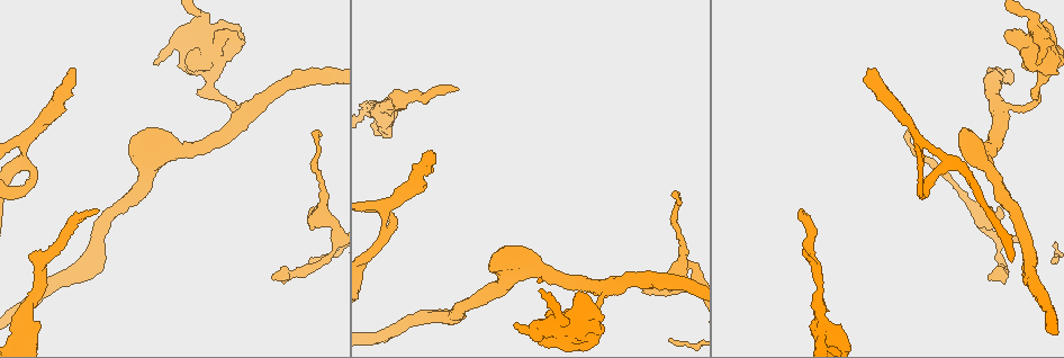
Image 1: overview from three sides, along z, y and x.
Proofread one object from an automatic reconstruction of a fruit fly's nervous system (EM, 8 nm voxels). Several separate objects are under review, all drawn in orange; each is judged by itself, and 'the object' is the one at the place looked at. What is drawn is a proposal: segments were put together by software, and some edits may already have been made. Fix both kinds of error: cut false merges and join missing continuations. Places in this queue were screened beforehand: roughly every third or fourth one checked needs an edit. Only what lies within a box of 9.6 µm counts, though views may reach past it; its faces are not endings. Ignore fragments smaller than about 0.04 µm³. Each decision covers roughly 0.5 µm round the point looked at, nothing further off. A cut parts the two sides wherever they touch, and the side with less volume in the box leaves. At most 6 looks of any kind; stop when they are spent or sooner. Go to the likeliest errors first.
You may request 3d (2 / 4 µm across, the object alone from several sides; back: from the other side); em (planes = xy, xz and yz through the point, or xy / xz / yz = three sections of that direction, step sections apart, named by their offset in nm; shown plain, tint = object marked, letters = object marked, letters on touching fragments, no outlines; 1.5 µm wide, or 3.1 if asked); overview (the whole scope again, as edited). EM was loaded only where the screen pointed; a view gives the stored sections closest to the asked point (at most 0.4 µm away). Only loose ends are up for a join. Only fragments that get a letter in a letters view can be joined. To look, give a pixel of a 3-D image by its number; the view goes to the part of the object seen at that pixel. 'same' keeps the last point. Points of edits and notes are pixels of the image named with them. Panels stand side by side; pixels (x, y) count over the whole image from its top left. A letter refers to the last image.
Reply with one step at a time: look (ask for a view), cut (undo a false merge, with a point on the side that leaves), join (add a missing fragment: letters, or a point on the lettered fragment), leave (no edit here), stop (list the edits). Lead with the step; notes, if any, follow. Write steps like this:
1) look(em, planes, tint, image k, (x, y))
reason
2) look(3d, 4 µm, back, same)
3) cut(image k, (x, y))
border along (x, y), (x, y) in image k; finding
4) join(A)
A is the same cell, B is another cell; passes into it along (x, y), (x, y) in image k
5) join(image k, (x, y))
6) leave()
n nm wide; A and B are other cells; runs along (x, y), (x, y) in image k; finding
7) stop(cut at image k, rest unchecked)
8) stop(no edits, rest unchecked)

look(em, planes, tint, image 1, (458, 89))
an open end

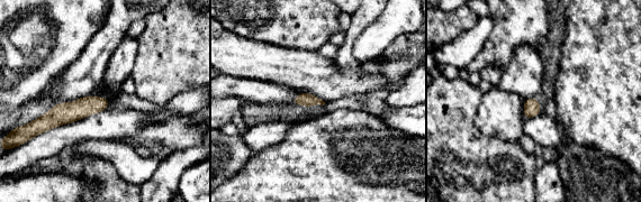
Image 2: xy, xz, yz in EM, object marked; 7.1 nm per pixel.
look(em, planes, letters, same)

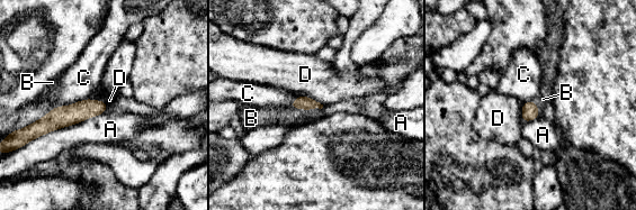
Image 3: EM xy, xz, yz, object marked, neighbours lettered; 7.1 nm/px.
join(B)
B is the same cell, A, C and D are other cells; passes into it along (302, 102), (299, 108), (288, 117) in image 3; the neuron continues

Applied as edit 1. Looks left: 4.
look(overview)
redraw

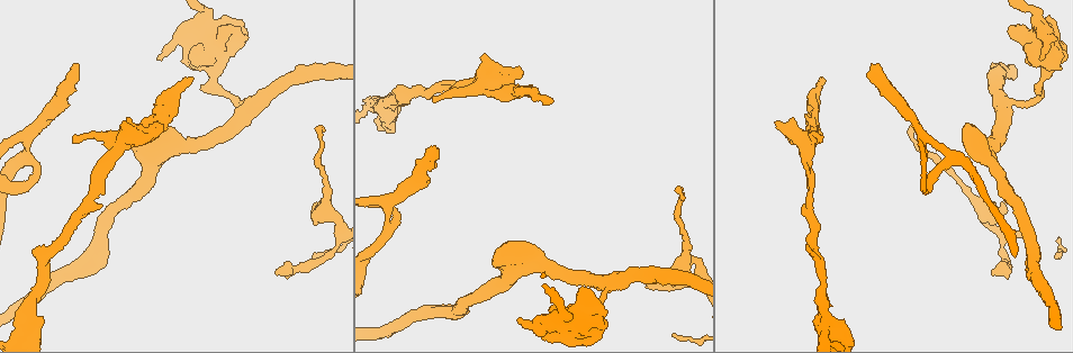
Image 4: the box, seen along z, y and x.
look(3d, 4 µm, image 4, (682, 199))
free end

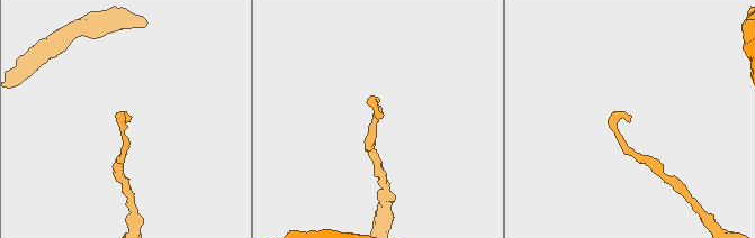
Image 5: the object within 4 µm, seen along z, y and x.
look(em, xy, step 4, tint, image 5, (124, 120))

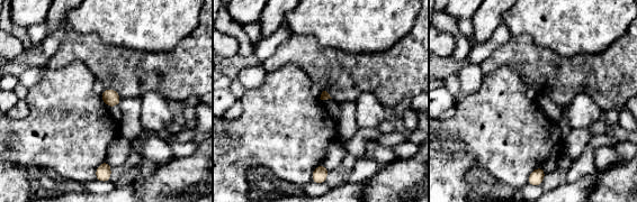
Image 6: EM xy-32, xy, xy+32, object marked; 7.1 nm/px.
look(em, xy, step 4, letters, same)

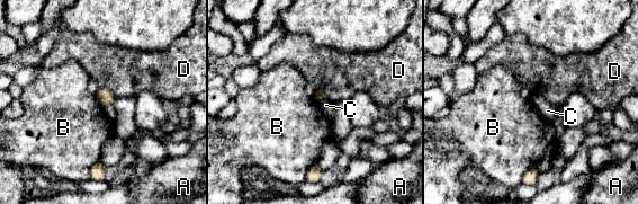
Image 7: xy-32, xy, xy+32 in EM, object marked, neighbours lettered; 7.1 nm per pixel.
leave()
A, B, C and D are other cells; border along (99, 159), (89, 173) in image 7; no lettered fragment goes on from it

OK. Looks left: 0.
stop(join at image 3, rest unchecked)

